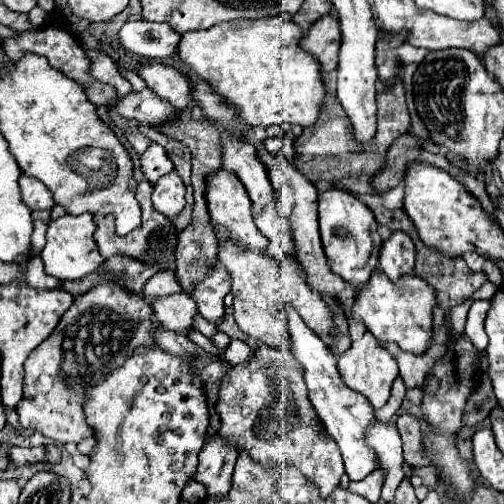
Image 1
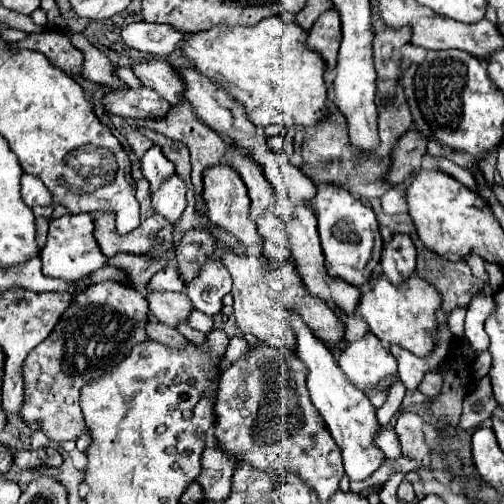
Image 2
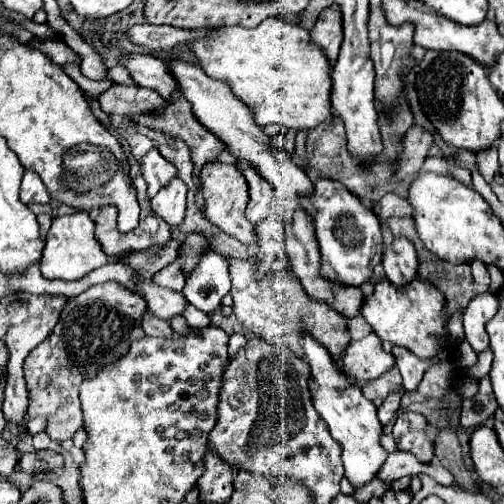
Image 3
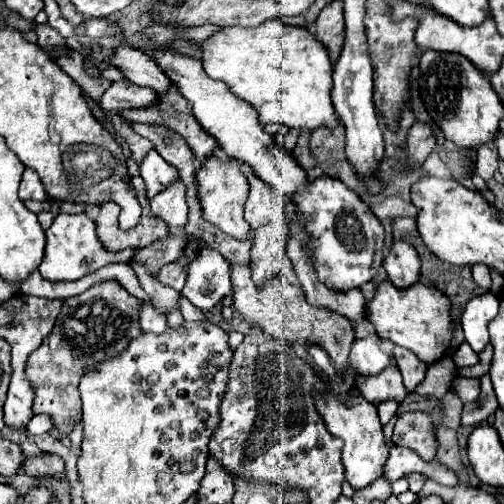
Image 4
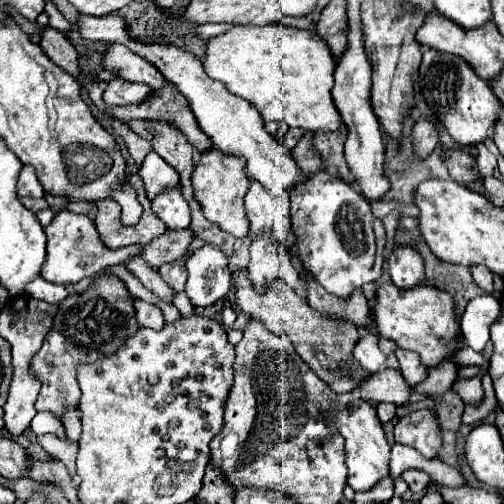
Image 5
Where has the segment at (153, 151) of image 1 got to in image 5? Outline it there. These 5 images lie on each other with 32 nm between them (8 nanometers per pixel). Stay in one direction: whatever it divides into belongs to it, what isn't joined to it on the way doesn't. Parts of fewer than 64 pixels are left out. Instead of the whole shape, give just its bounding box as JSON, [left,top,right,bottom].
[138,152,178,200]

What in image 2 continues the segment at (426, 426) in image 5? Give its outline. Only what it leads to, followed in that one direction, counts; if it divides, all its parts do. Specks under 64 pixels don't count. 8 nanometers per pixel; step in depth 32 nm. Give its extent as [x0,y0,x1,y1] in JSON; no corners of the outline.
[394,412,432,466]

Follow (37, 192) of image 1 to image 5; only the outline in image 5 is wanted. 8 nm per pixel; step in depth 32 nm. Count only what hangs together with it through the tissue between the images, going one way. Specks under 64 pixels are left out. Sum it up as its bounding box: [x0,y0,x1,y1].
[18,166,44,198]

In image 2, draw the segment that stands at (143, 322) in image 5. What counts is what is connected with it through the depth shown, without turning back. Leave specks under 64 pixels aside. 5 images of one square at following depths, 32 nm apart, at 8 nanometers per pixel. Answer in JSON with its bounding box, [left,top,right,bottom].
[146,318,188,346]

